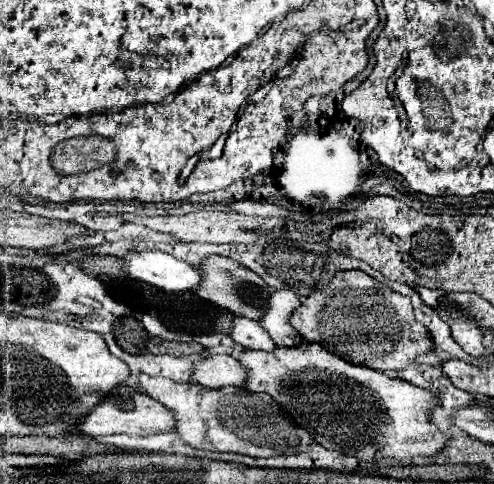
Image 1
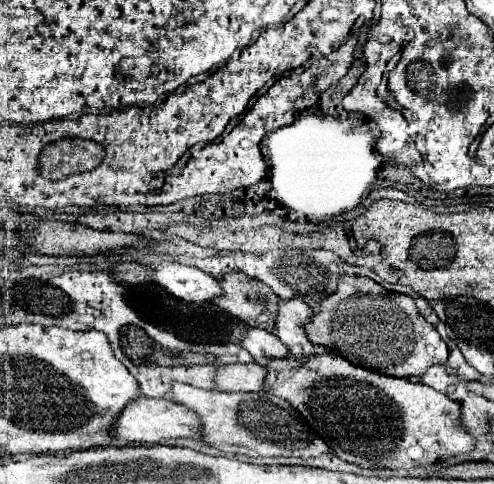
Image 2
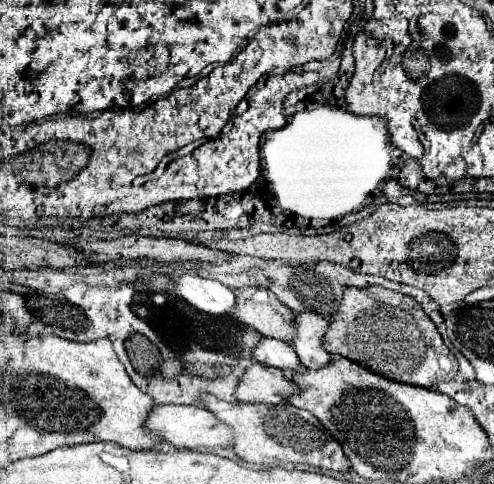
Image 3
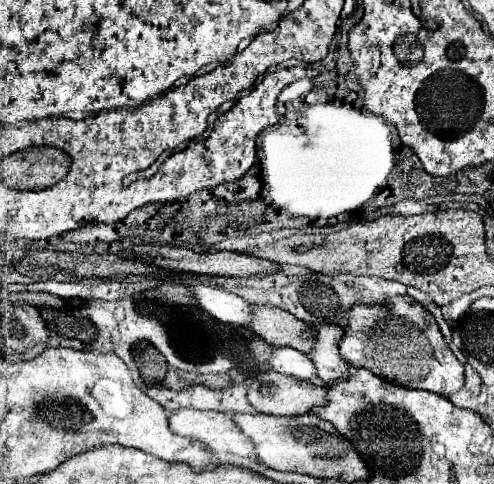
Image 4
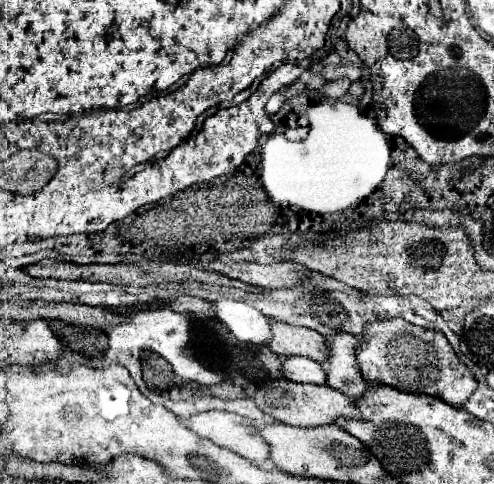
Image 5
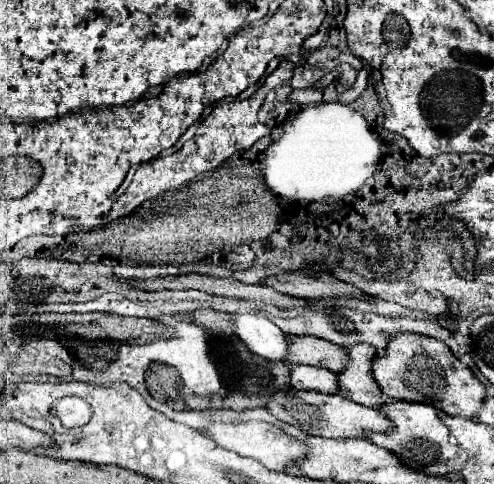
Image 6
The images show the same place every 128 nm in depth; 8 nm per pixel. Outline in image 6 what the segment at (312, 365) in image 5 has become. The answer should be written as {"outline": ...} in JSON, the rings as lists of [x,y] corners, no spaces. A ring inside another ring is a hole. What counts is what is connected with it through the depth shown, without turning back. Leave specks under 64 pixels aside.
{"outline":[[[300,364],[300,366],[292,368],[290,384],[296,390],[316,390],[316,392],[326,392],[326,394],[338,392],[336,374],[332,374],[326,368],[308,366],[308,364]]]}

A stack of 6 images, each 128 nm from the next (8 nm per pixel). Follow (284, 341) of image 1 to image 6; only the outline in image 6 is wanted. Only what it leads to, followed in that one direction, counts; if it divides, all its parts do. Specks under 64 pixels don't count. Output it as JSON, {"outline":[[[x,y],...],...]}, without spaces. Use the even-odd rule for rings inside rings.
{"outline":[[[352,344],[346,346],[346,354],[348,364],[338,374],[338,392],[362,406],[380,408],[380,404],[384,402],[382,392],[372,378],[372,358],[376,356],[376,348],[372,348],[370,344]]]}

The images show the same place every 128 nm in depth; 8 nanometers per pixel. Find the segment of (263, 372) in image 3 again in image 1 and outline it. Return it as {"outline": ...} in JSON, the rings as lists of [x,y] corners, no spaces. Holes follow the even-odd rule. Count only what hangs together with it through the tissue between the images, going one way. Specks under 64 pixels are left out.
{"outline":[[[210,356],[202,358],[192,372],[192,382],[202,384],[206,388],[222,388],[222,386],[244,386],[246,374],[244,366],[238,364],[232,356]]]}

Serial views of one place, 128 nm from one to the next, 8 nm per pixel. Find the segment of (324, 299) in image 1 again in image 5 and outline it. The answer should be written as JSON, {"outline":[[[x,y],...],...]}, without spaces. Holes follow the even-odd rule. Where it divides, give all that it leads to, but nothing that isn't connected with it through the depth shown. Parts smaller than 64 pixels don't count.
{"outline":[[[404,318],[368,322],[356,348],[356,360],[364,380],[370,384],[388,384],[402,392],[430,394],[456,408],[464,406],[478,386],[442,332],[414,326]]]}

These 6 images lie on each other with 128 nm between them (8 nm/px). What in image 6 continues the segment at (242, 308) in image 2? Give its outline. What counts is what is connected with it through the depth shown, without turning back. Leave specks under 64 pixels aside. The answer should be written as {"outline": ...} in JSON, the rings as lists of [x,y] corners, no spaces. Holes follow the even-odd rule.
{"outline":[[[286,334],[286,338],[288,338],[286,362],[320,366],[320,368],[332,370],[334,374],[340,374],[344,370],[346,352],[342,346],[308,334],[302,334],[302,336]]]}

